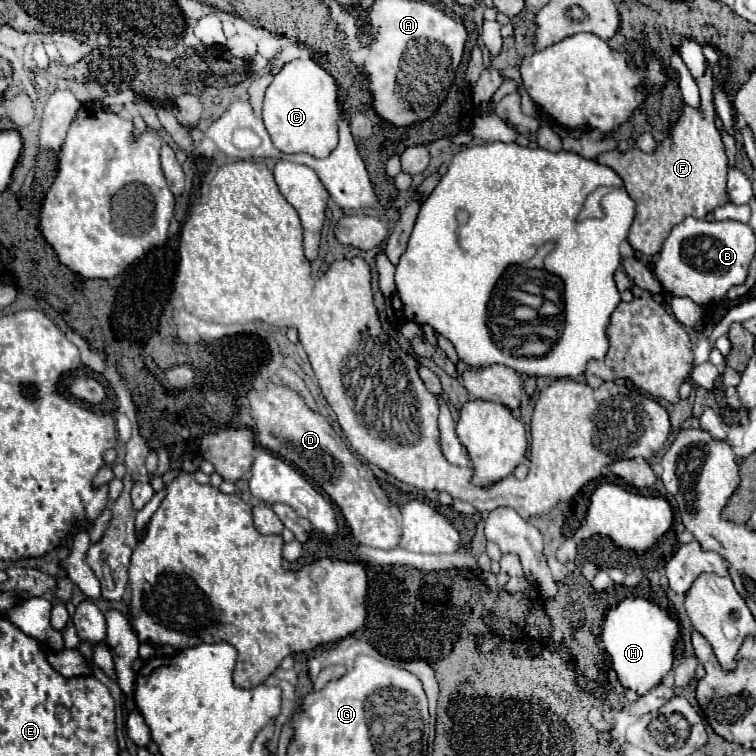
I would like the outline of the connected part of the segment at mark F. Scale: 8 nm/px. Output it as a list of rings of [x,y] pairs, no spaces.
[[[711,68],[705,76],[697,80],[701,90],[701,110],[683,106],[683,114],[671,130],[671,136],[657,146],[653,154],[641,150],[629,150],[621,154],[619,150],[603,152],[595,160],[609,166],[619,174],[631,200],[637,202],[637,214],[629,232],[629,244],[633,250],[647,258],[653,258],[667,238],[667,230],[679,224],[683,218],[705,218],[715,208],[729,202],[727,198],[727,156],[723,150],[721,134],[715,128],[715,104],[713,104],[713,84]]]

